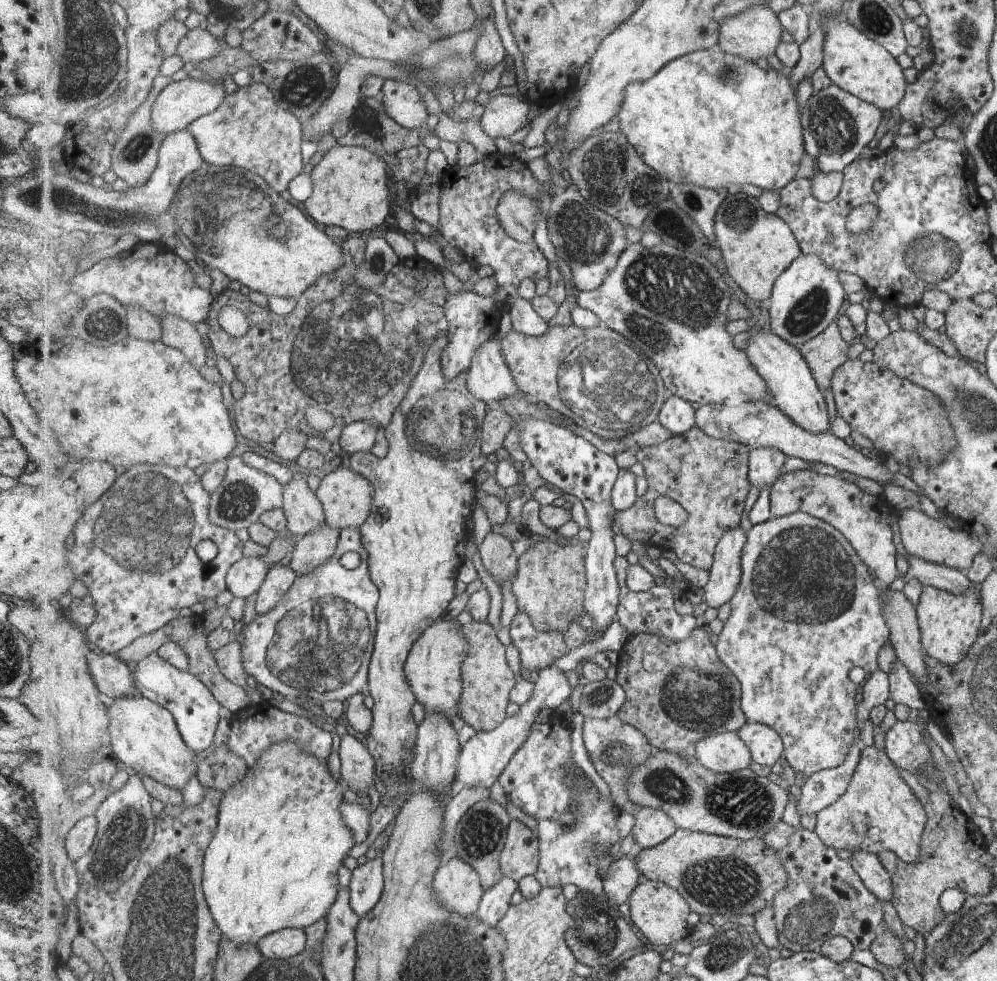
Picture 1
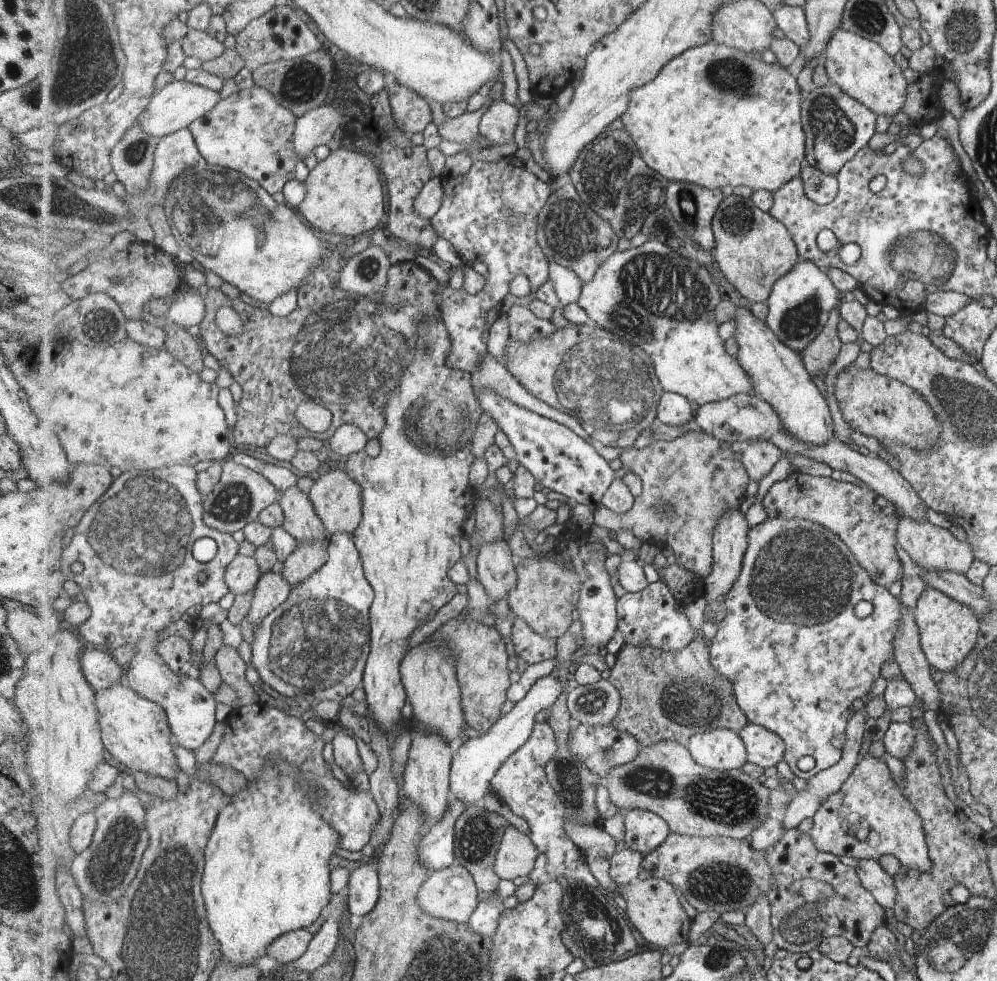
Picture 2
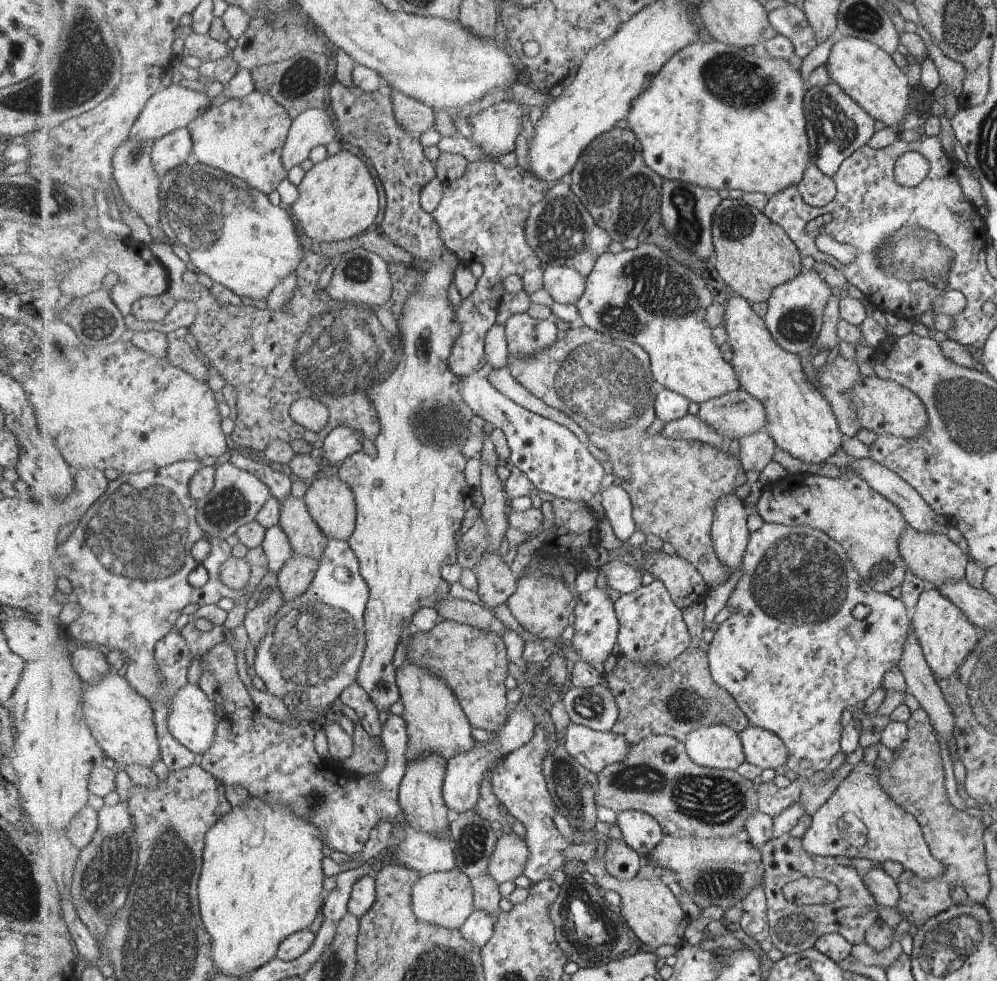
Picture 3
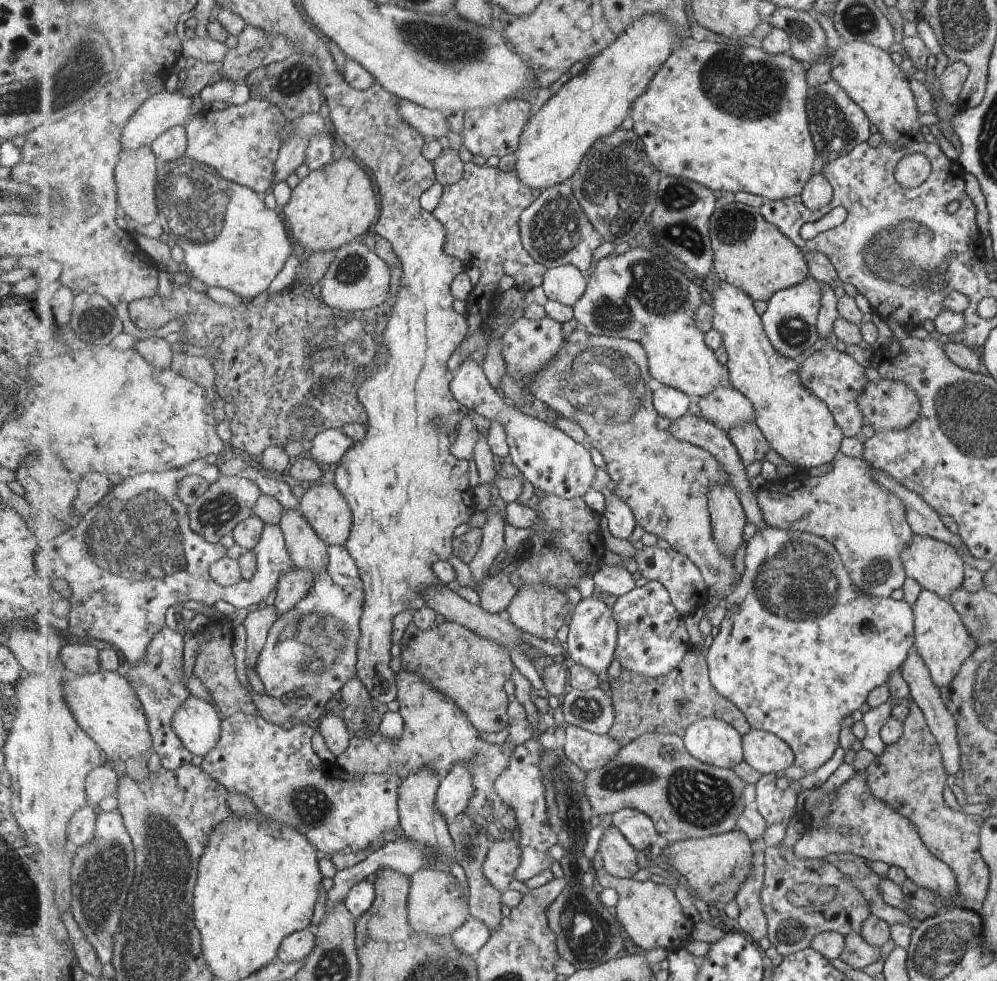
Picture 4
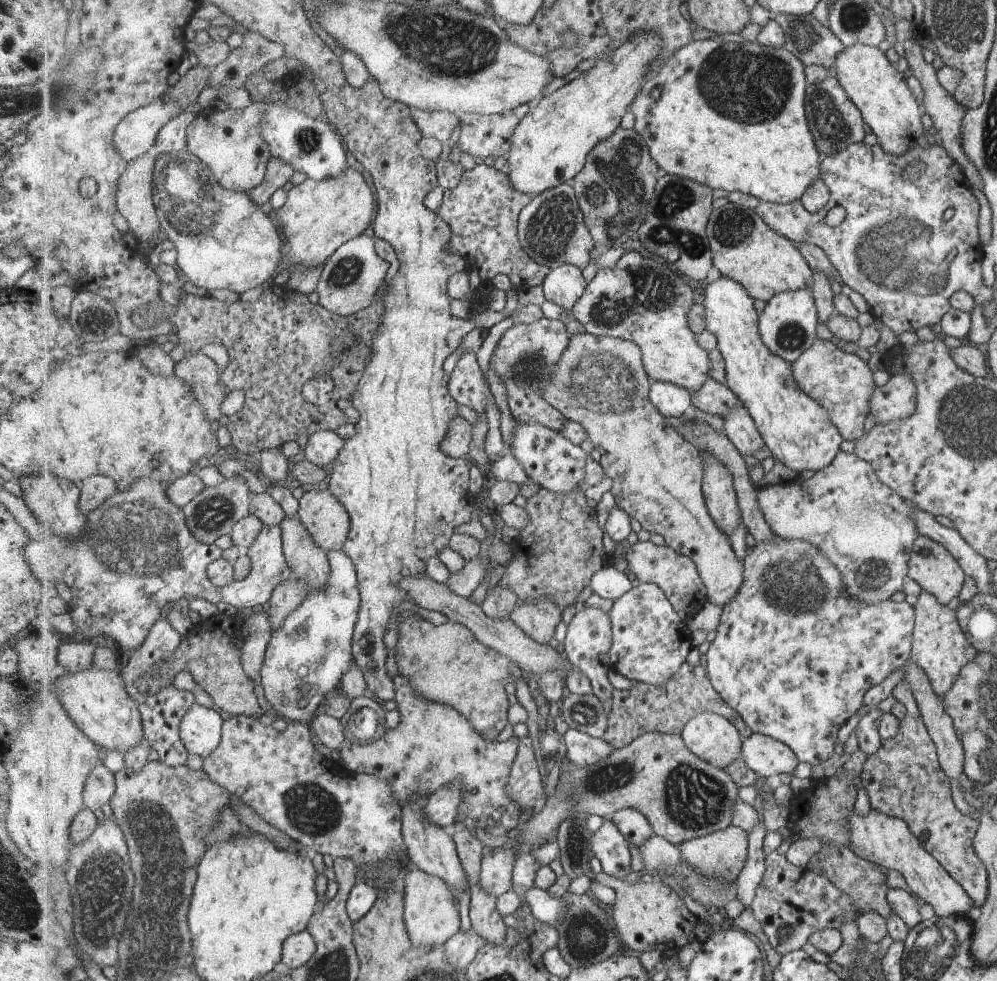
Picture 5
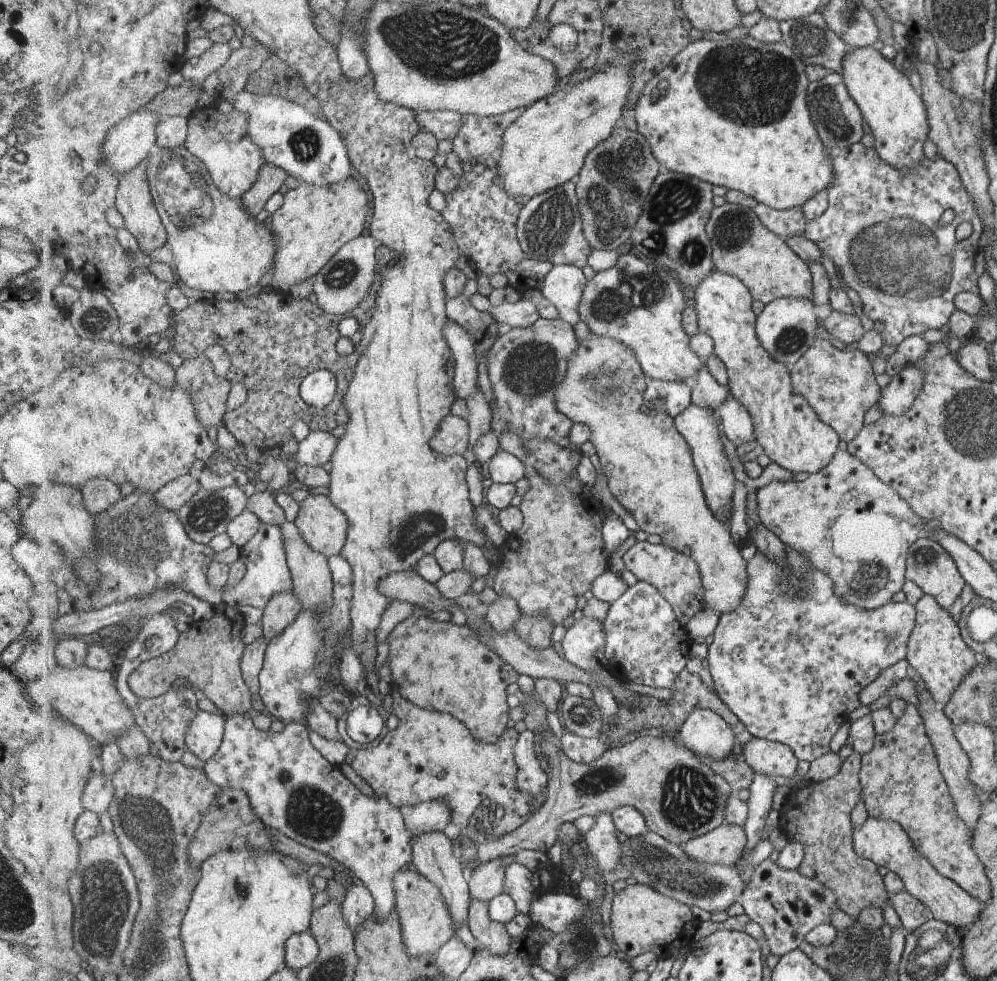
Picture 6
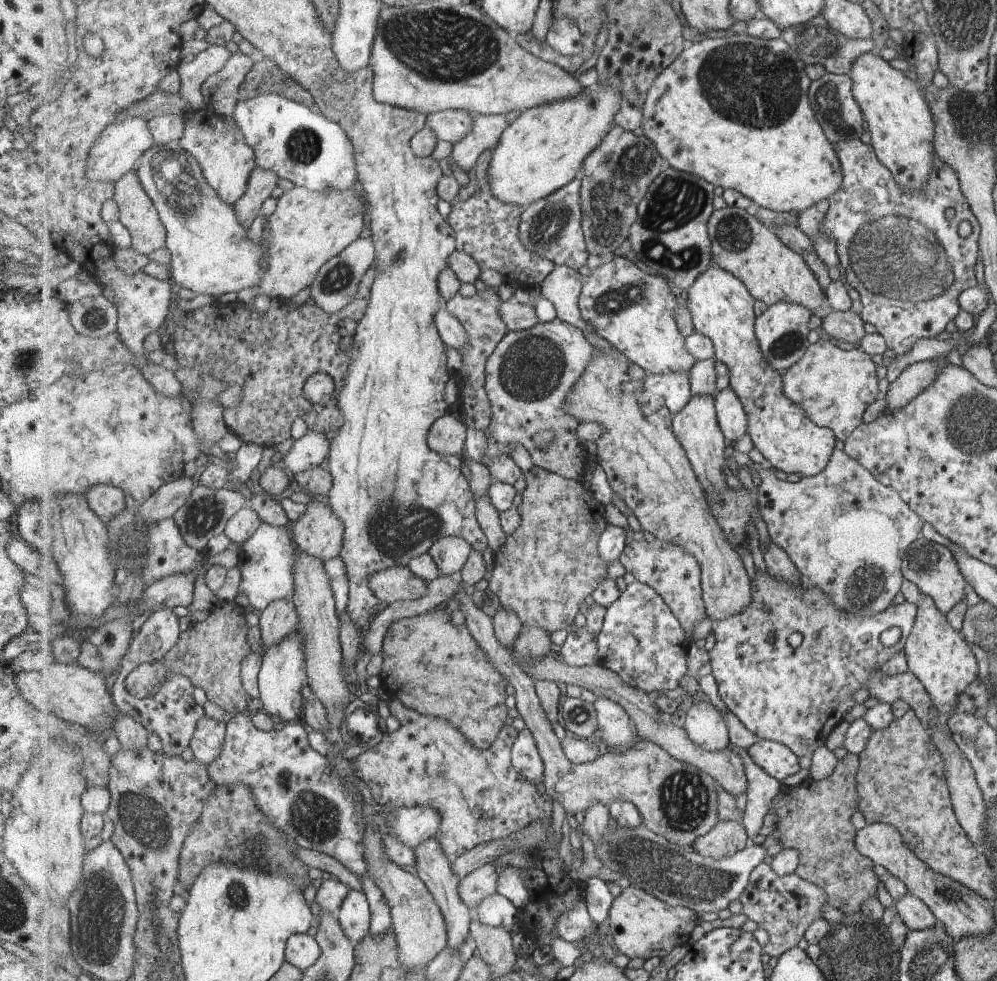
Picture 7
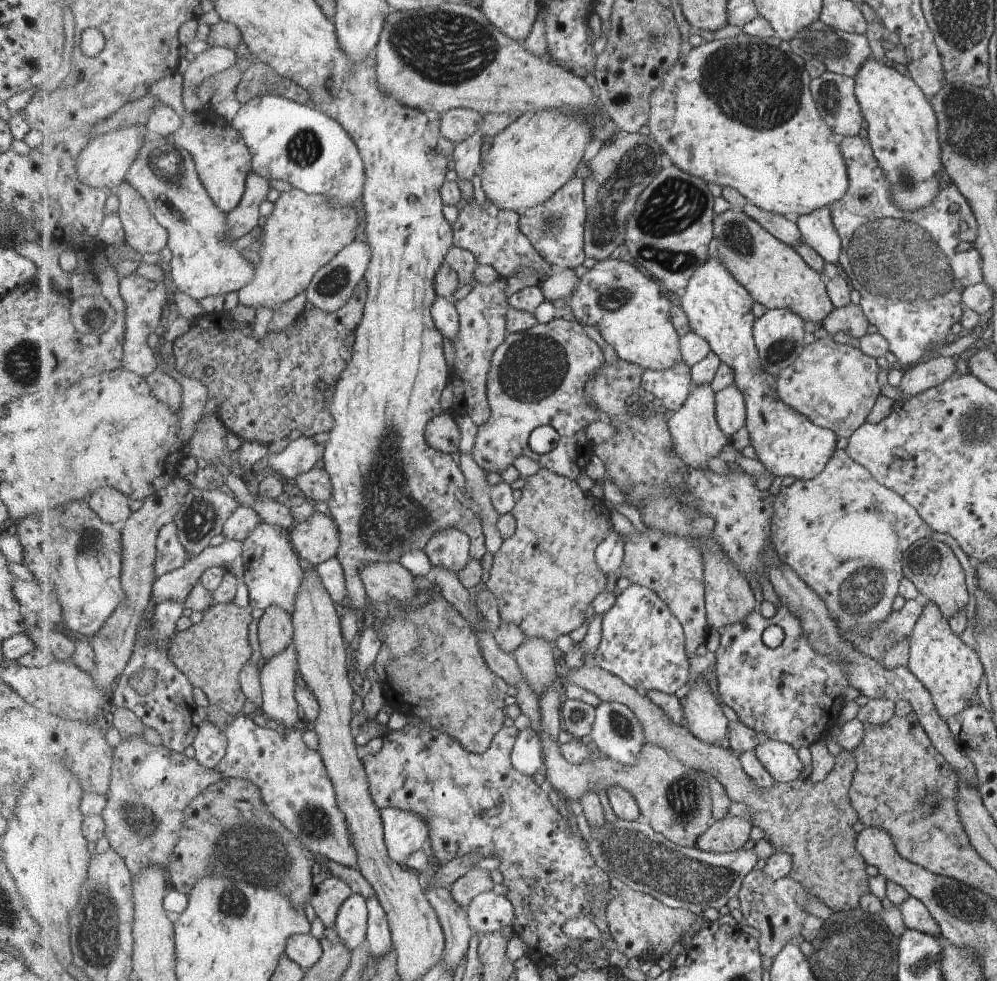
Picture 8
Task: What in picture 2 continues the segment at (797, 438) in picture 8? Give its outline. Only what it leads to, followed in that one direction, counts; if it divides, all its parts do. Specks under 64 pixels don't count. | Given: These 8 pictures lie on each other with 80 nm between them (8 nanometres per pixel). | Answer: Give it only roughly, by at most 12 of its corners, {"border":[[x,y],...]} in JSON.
{"border":[[737,308],[737,358],[755,394],[809,444],[833,437],[802,353]]}

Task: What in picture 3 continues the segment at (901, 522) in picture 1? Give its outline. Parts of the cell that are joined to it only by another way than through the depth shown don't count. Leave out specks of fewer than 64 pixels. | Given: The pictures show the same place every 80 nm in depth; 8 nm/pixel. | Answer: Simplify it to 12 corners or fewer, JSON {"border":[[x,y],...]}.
{"border":[[944,532],[900,534],[909,572],[937,589],[963,579],[967,556]]}

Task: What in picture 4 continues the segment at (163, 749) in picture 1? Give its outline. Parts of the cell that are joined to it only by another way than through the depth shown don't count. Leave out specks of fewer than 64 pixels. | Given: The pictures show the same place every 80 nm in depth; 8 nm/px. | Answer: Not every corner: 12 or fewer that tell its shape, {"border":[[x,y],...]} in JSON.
{"border":[[126,675],[70,676],[75,718],[105,760],[155,753]]}

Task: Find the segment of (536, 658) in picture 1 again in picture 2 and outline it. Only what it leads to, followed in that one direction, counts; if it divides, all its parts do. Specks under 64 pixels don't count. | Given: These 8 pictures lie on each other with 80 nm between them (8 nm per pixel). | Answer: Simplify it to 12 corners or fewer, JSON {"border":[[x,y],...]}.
{"border":[[514,620],[515,654],[530,666],[555,658],[556,638]]}

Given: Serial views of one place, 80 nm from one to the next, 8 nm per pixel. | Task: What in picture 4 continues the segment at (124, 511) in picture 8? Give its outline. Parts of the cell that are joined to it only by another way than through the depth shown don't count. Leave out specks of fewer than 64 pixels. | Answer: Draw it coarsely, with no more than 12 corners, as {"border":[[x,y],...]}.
{"border":[[105,474],[81,480],[73,514],[81,518],[115,488]]}

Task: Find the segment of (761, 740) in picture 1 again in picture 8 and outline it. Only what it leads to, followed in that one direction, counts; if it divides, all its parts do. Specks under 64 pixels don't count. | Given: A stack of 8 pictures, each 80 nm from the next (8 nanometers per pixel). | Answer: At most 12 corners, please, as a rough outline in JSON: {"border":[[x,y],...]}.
{"border":[[767,739],[755,751],[777,782],[801,778],[805,766],[789,743]]}

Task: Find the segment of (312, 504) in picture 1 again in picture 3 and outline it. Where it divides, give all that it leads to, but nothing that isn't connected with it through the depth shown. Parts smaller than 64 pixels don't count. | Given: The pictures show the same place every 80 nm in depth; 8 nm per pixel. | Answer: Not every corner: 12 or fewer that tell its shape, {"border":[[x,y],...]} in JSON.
{"border":[[304,497],[284,498],[280,525],[295,553],[323,558],[330,538]]}

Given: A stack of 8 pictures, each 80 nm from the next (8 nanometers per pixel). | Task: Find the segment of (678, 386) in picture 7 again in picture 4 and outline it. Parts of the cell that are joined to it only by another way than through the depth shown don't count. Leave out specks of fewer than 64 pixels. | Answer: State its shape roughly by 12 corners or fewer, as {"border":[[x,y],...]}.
{"border":[[656,385],[653,402],[674,421],[689,414],[693,399],[683,391]]}

